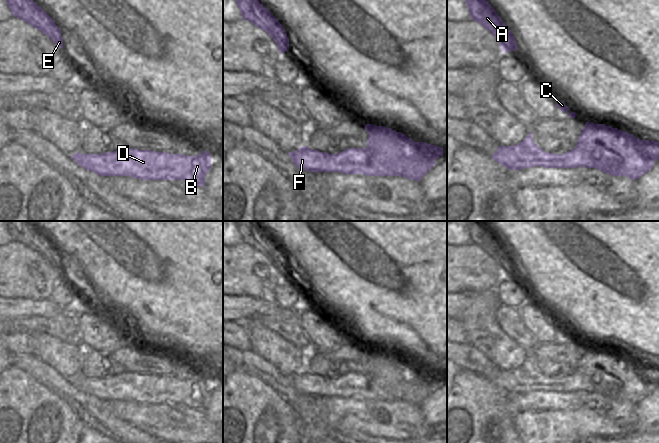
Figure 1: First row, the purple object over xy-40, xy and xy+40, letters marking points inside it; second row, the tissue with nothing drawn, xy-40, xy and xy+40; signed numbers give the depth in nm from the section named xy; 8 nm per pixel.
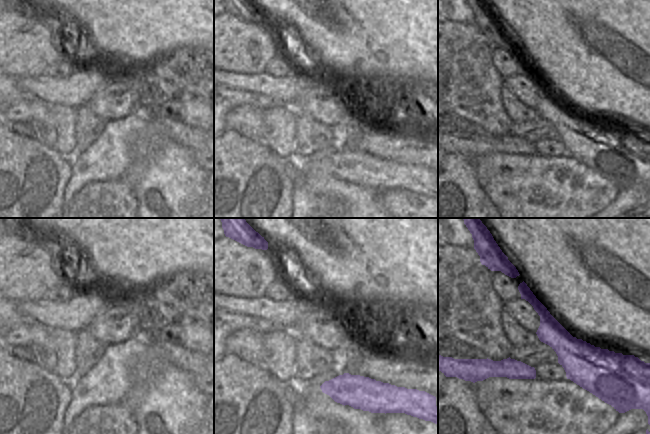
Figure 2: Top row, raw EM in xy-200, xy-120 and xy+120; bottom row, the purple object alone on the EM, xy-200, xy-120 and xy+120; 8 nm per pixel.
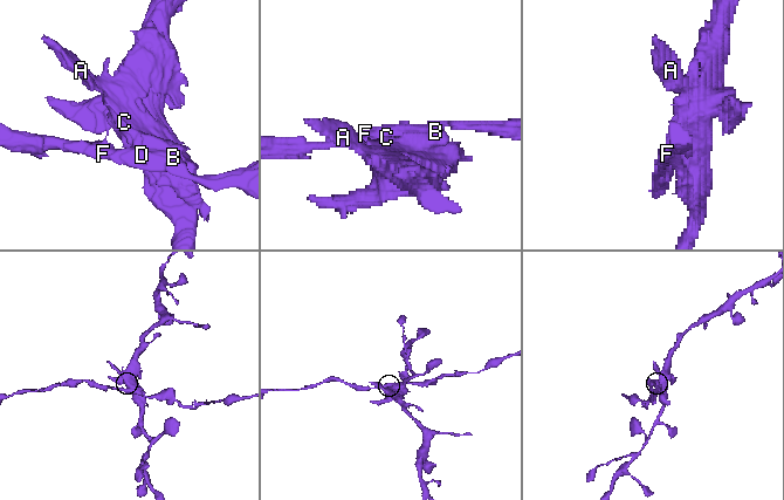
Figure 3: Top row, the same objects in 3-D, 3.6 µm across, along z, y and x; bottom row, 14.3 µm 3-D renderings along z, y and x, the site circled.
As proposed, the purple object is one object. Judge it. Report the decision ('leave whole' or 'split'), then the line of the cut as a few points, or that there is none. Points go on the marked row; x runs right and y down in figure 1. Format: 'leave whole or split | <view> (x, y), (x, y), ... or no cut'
split | xy (362, 148), (380, 163), (418, 153), (434, 159)

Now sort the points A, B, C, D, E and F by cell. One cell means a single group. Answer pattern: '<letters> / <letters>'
A C E / B D F

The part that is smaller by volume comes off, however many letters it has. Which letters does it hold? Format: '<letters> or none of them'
B, D, F

